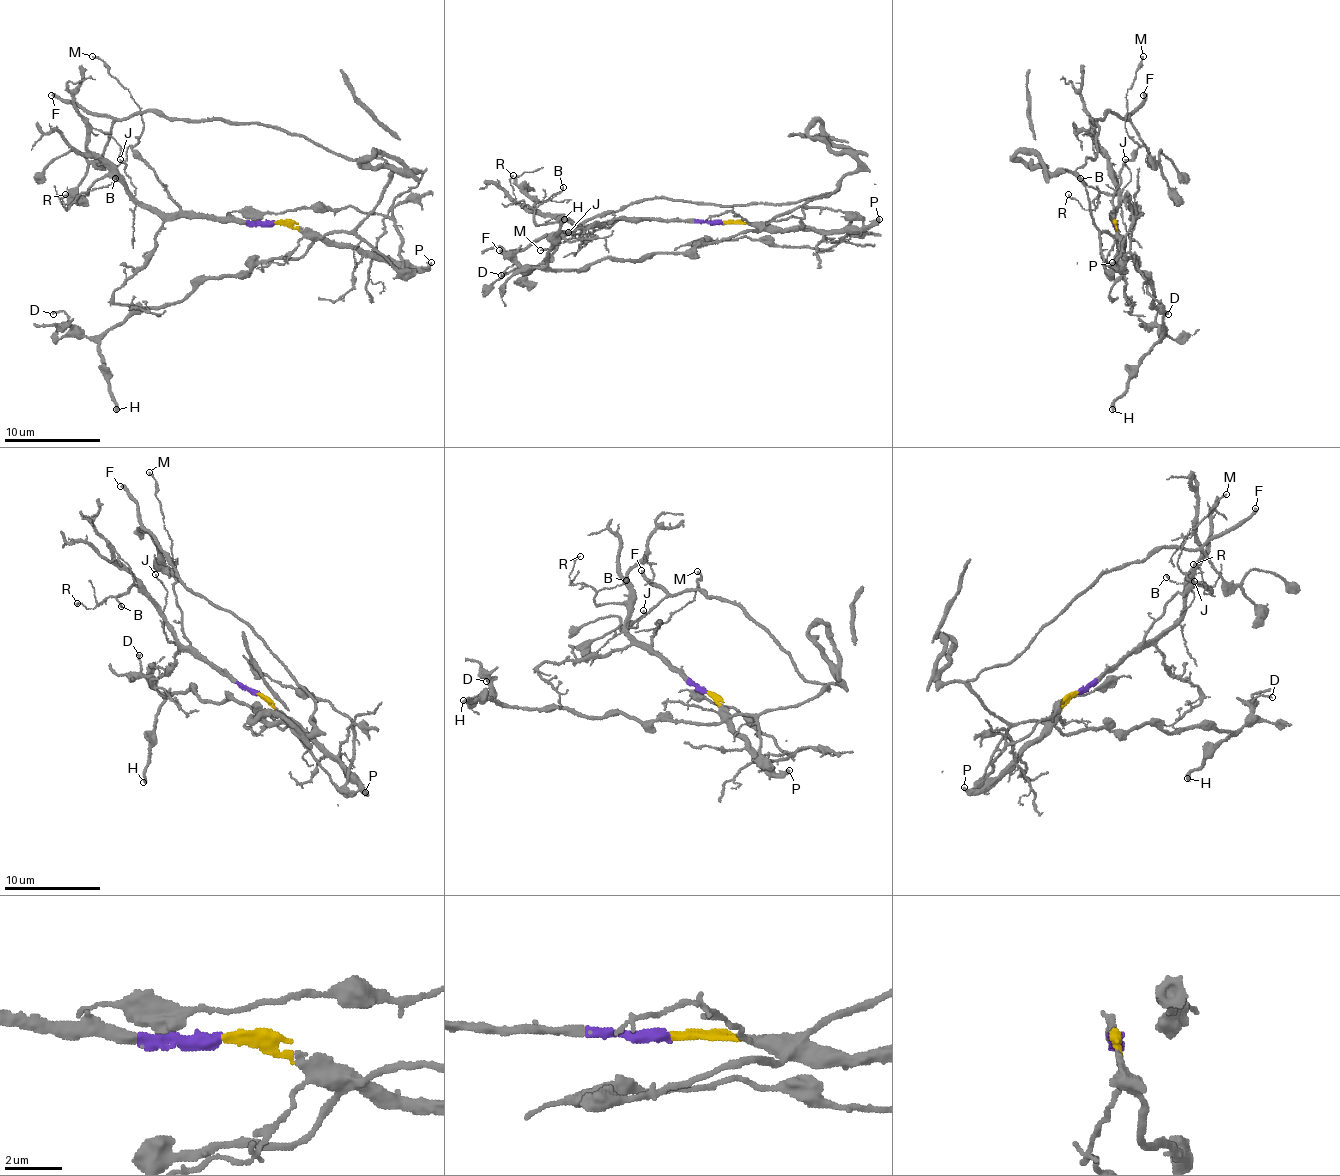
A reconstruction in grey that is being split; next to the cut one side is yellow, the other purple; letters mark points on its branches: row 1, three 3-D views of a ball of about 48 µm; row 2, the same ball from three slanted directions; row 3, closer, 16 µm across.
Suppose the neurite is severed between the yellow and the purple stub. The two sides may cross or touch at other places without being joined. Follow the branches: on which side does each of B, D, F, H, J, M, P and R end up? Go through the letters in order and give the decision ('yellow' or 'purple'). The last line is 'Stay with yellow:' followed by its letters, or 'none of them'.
B: purple
D: yellow
F: yellow
H: yellow
J: purple
M: purple
P: yellow
R: purple
Stay with yellow: D, F, H, P

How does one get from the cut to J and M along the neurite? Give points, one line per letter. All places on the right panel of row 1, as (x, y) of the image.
J: (1116, 221), (1111, 216), (1130, 180), (1125, 159)
M: (1116, 221), (1113, 197), (1121, 183), (1121, 171), (1140, 147), (1125, 130), (1125, 94), (1142, 56)

